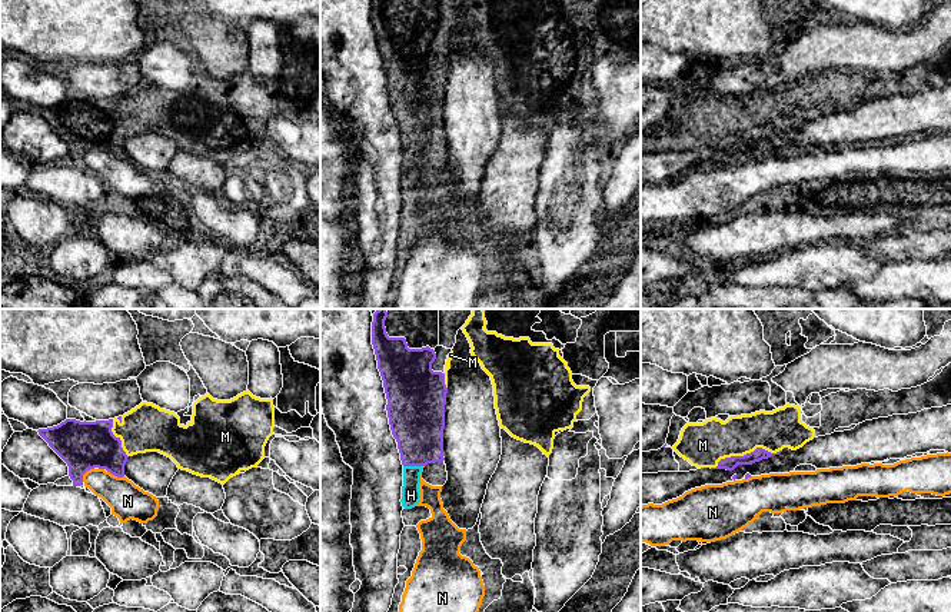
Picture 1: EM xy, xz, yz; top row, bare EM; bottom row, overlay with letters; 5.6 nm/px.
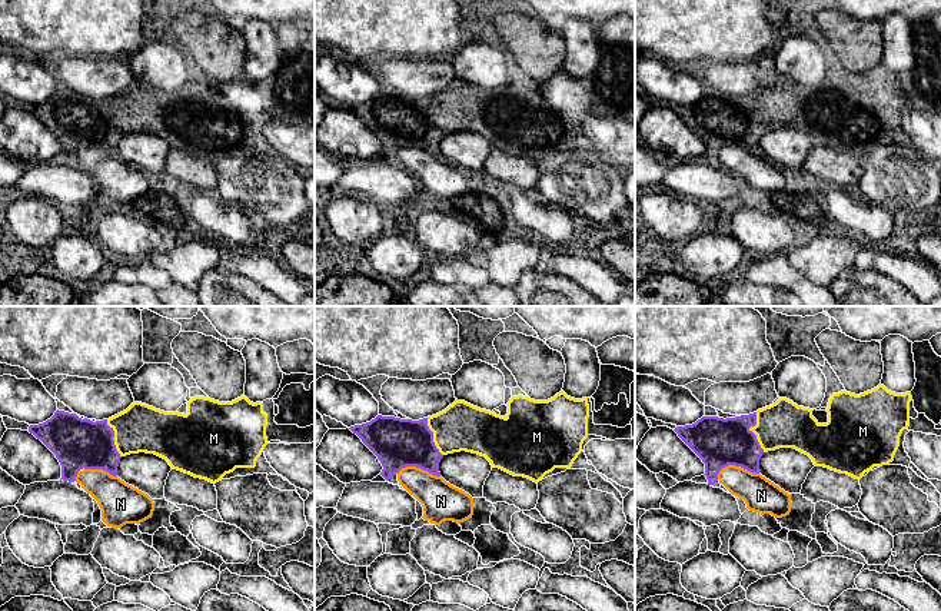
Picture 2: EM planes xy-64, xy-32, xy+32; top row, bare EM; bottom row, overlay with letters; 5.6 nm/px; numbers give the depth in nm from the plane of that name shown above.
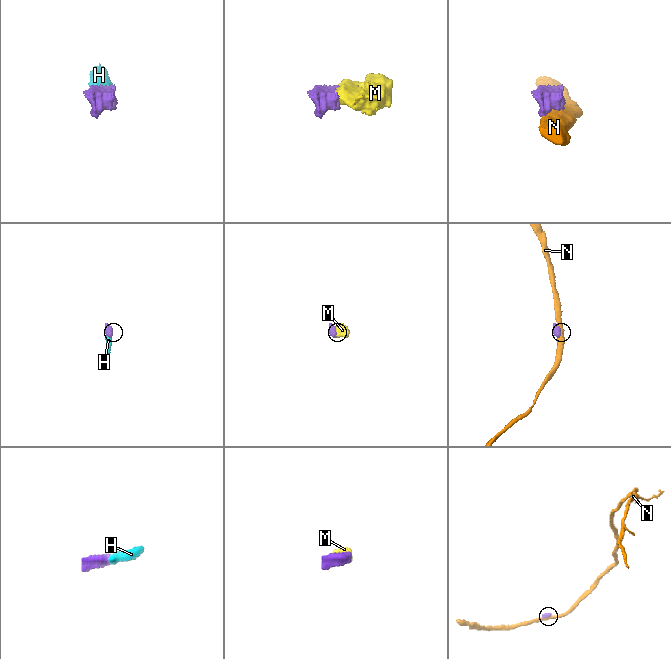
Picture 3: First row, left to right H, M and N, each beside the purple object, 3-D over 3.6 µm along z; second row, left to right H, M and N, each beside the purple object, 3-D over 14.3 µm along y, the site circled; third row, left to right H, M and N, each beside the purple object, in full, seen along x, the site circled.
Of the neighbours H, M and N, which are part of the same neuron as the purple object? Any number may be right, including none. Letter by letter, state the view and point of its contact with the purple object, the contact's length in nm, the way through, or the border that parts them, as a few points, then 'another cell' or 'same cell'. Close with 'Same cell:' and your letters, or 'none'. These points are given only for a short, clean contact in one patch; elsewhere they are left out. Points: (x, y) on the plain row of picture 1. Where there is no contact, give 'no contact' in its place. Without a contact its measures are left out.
H: contact xz (412, 145); length 100 nm; way xz (416, 100), (416, 130), (412, 145), (411, 175); same cell
M: contact yz (747, 133); length 420 nm; another cell
N: contact xy (85, 152); length 100 nm; another cell
Same cell: H

